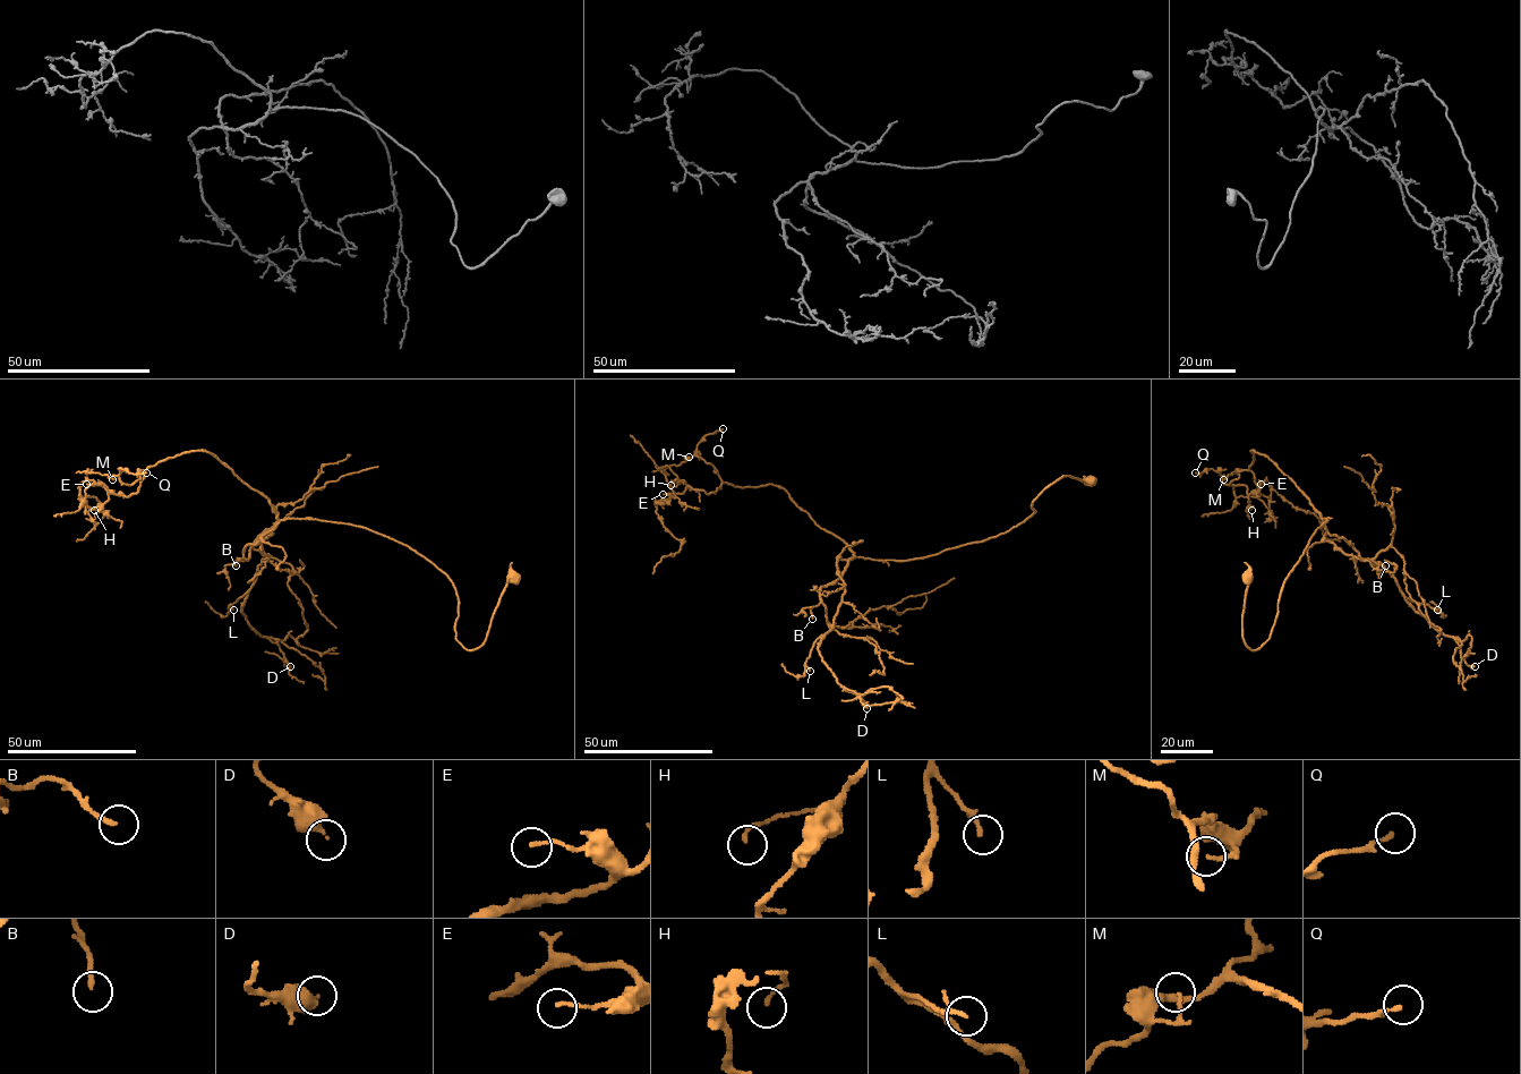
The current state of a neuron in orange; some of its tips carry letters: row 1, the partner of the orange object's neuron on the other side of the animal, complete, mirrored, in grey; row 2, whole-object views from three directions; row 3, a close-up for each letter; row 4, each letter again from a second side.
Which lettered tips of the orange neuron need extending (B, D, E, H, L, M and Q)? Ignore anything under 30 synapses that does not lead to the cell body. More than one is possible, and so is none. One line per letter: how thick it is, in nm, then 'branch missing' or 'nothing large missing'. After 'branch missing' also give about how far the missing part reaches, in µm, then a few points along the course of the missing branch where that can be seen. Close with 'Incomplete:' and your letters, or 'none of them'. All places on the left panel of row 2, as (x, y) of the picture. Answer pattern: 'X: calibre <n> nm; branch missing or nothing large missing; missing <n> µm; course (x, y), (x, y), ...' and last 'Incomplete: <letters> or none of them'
B: calibre 180 nm; branch missing; missing 25 µm; course (236, 565), (223, 581), (195, 596)
D: calibre 320 nm; nothing large missing
E: calibre 130 nm; nothing large missing
H: calibre 130 nm; nothing large missing
L: calibre 140 nm; nothing large missing
M: calibre 100 nm; nothing large missing
Q: calibre 160 nm; nothing large missing
Incomplete: B

